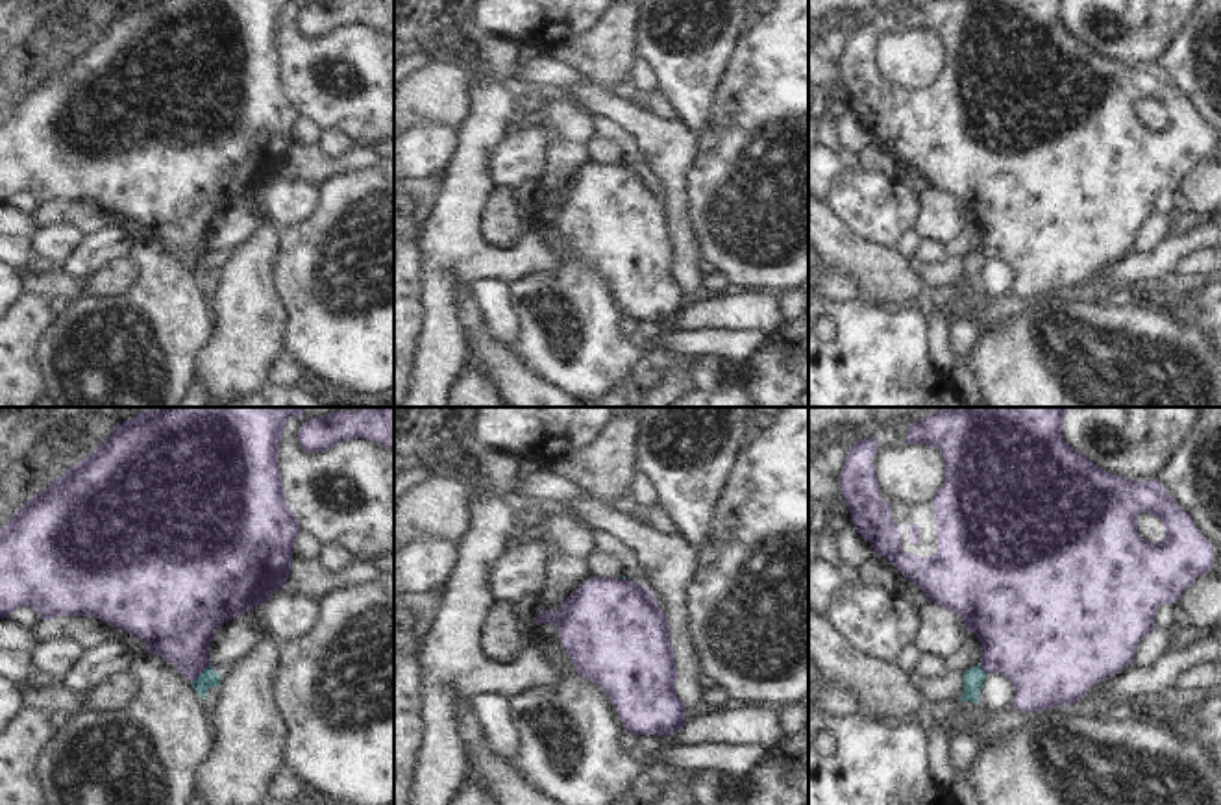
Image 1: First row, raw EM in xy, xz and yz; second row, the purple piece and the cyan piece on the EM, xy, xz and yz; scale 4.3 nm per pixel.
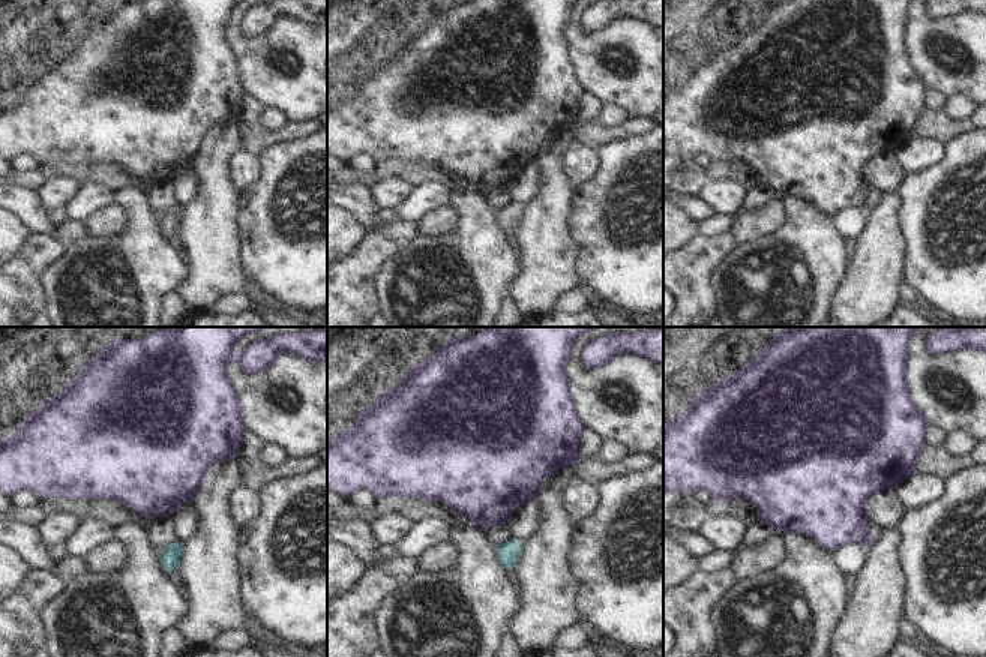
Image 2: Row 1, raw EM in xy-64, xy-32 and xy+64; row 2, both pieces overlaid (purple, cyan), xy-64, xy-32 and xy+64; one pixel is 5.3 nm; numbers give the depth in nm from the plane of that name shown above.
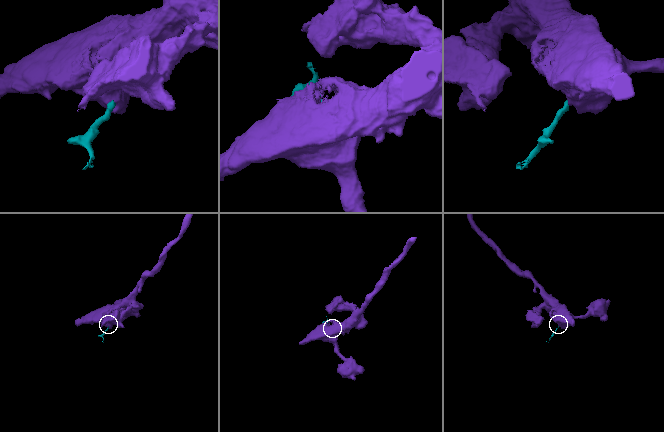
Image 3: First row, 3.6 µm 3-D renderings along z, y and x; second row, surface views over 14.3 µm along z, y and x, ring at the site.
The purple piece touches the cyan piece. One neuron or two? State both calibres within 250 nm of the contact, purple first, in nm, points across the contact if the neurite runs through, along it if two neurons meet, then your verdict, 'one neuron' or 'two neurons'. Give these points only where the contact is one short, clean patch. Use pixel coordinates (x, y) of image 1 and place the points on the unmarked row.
340/80 nm | along xy (219, 258), (208, 252), (191, 269) | two neurons

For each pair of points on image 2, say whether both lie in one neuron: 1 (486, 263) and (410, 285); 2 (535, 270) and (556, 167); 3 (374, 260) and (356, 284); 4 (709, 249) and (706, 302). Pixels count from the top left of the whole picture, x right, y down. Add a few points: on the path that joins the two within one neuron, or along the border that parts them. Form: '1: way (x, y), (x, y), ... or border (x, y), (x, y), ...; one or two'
1: way (467, 273), (453, 285), (429, 285); one
2: way (545, 245), (545, 225), (556, 204), (556, 192); one
3: way (368, 266), (356, 278); one
4: way (706, 263), (706, 288); one

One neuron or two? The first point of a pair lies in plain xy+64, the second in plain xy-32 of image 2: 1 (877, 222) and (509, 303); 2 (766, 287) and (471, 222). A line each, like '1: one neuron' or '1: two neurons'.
1: two neurons
2: one neuron

